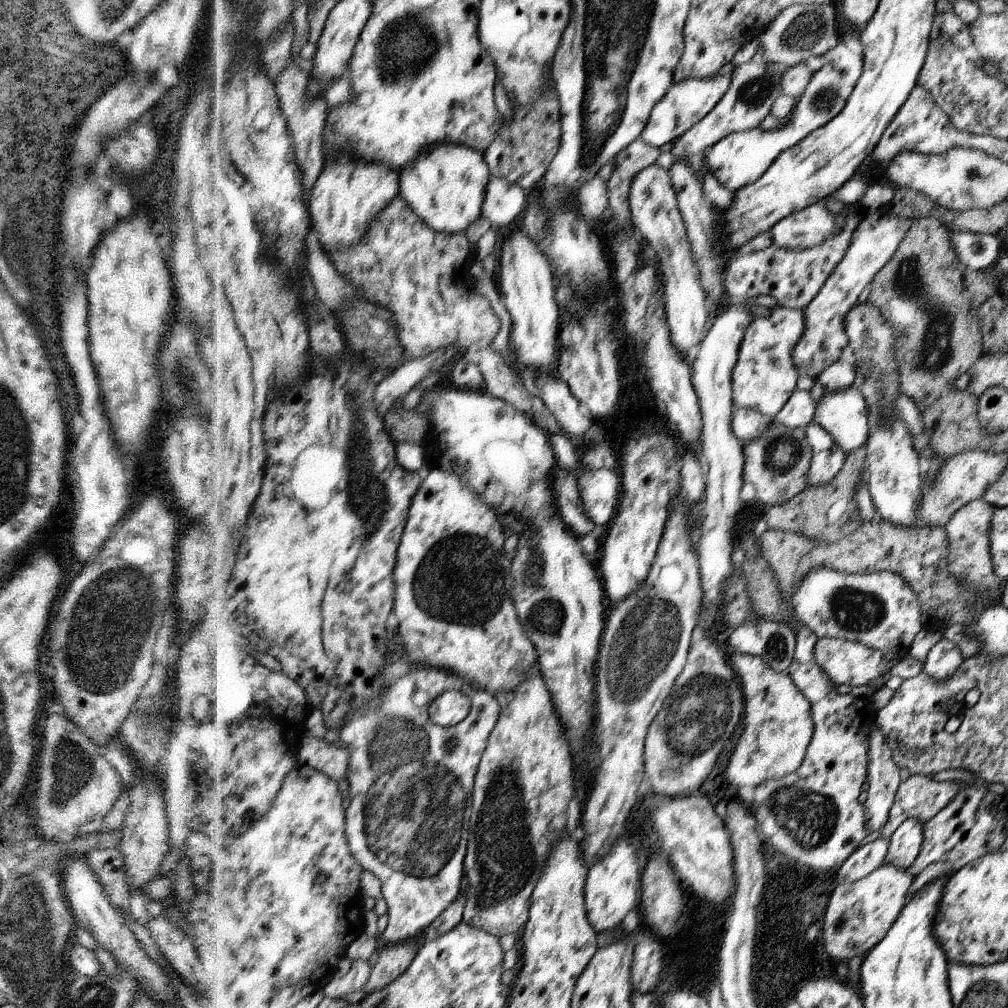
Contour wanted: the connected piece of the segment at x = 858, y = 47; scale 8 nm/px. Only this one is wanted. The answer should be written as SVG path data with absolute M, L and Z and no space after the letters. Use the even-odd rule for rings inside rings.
M847 38L830 47L826 55L831 61L811 76L805 91L780 127L771 131L762 130L760 127L738 131L719 140L714 147L707 150L705 164L724 188L734 192L756 182L779 154L806 139L811 132L830 122L847 106L847 100L863 74L863 46L858 38Z

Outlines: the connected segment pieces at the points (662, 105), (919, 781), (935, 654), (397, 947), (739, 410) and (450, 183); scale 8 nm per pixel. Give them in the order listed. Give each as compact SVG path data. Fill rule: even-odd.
M730 62L722 68L718 75L703 79L684 79L680 82L674 80L667 94L655 104L650 120L639 139L650 146L661 148L686 134L718 106L720 99L727 94L728 87L731 86L734 72L734 64Z
M911 775L899 784L887 823L880 830L880 837L888 839L908 819L925 823L938 814L958 793L961 782L933 780L928 775Z
M940 640L928 652L922 673L935 677L937 681L947 681L963 661L961 648L956 643Z
M410 939L402 943L385 944L380 958L374 964L370 982L365 986L368 993L386 988L406 974L420 952L420 940Z
M736 404L731 410L731 431L742 443L759 437L771 424L773 419L762 416L757 410L741 407Z
M440 143L403 172L401 194L438 232L465 234L468 226L482 215L491 175L482 152L460 143Z

